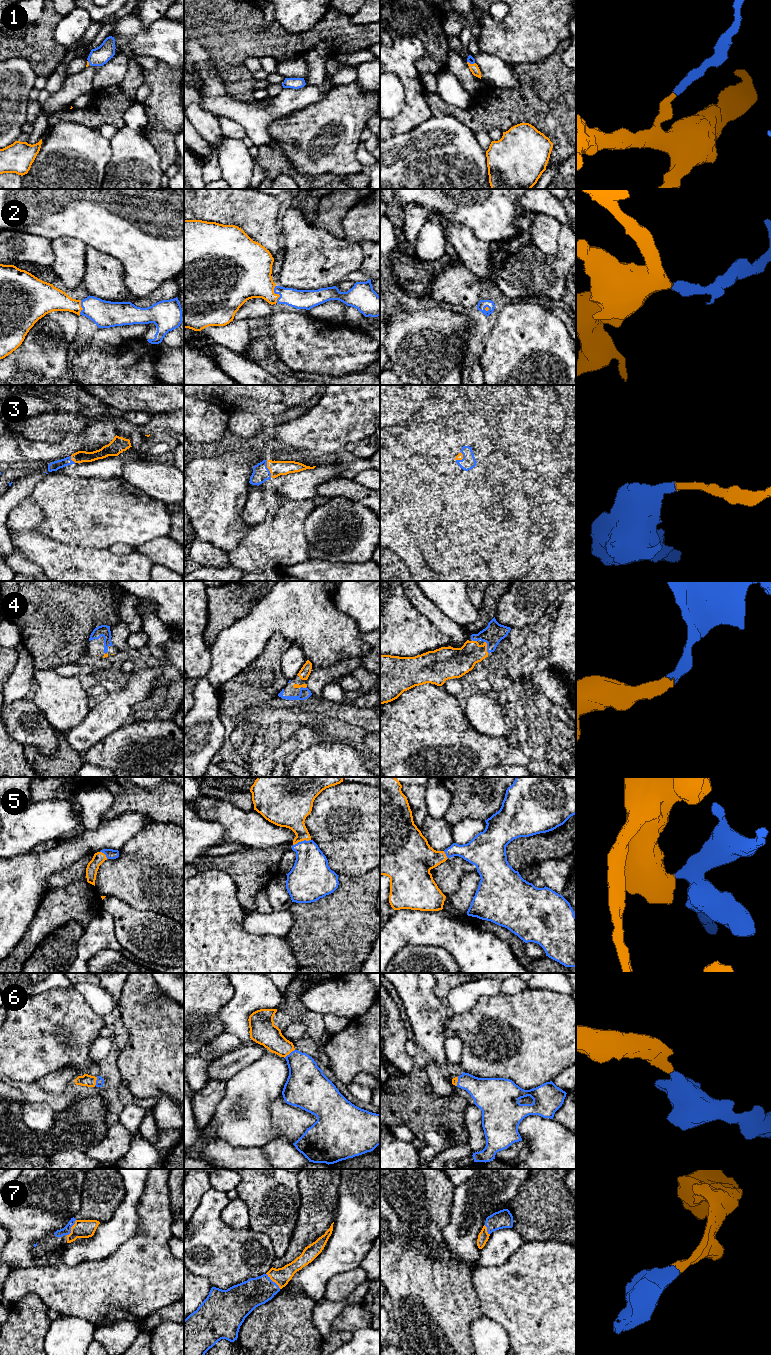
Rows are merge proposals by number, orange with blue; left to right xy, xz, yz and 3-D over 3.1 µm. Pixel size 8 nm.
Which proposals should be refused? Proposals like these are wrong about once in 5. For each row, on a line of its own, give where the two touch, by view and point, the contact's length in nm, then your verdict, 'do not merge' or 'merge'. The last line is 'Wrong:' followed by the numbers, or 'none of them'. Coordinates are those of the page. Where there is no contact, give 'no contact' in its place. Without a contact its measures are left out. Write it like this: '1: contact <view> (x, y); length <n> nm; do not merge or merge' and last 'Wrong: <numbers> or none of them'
1: contact yz (471, 64); length 70 nm; merge
2: contact xz (277, 294); length 140 nm; merge
3: contact xz (268, 468); length 150 nm; merge
4: contact yz (486, 647); length 100 nm; merge
5: contact xz (301, 840); length 150 nm; merge
6: contact xz (289, 1053); length 110 nm; merge
7: contact xz (273, 1281); length 170 nm; merge
Wrong: none of them

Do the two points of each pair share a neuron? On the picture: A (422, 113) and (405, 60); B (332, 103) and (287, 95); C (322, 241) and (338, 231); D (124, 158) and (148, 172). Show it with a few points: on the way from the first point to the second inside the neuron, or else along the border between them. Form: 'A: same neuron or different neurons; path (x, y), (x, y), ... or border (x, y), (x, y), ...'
A: same neuron; path (415, 100), (414, 89), (408, 73)
B: different neurons; border (328, 92), (316, 103), (297, 110)
C: different neurons; border (312, 223), (339, 238), (344, 238)
D: same neuron; path (130, 164), (138, 172), (142, 172)

